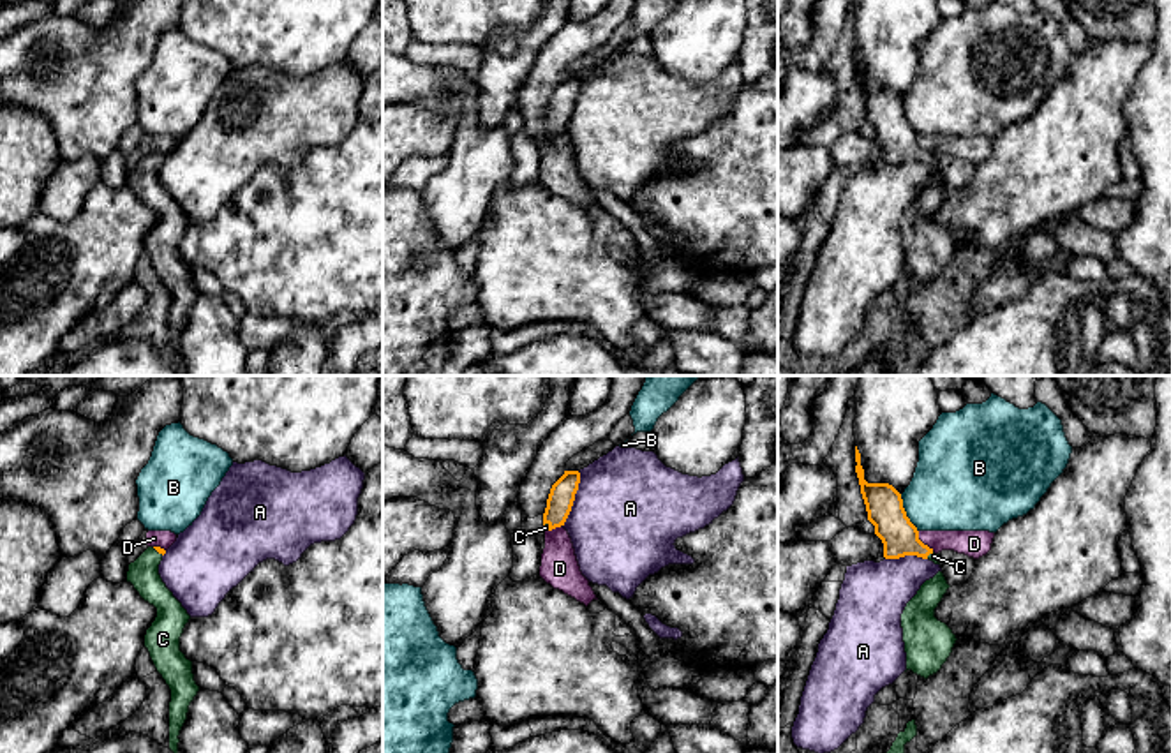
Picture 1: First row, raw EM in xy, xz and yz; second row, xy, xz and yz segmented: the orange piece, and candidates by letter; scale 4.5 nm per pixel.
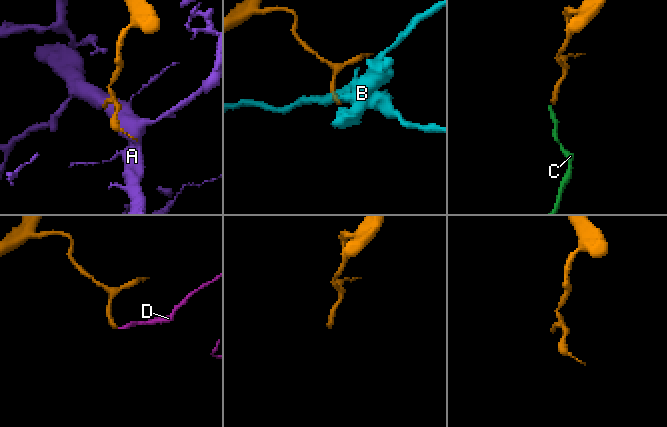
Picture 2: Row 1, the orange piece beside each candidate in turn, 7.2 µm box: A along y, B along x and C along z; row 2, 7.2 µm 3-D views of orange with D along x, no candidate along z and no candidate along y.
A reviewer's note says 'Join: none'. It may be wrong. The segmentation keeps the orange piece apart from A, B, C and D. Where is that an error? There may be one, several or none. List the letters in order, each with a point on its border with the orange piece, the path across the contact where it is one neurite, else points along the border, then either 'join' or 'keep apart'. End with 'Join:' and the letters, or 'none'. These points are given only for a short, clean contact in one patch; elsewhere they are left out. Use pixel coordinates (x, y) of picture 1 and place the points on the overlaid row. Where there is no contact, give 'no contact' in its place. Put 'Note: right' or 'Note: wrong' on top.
Note: wrong
A: contact xz (574, 499); keep apart
B: contact yz (905, 514); keep apart
C: contact xz (549, 526); way xz (561, 496), (549, 526), (545, 528); join
D: contact yz (921, 542); border yz (917, 531), (917, 536), (933, 551); keep apart
Join: C

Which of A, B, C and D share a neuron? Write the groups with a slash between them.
A / B / C / D

